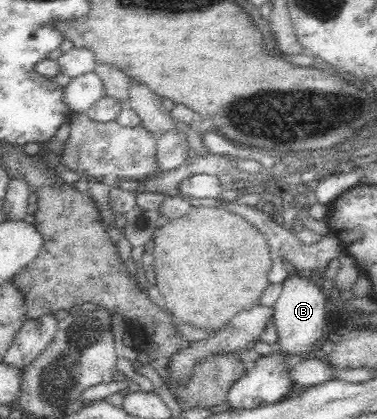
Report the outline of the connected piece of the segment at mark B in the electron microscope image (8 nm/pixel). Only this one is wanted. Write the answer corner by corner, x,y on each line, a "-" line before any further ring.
289,269
289,274
281,283
280,296
274,304
274,327
279,339
276,350
282,350
295,357
306,357
318,341
323,339
325,308
328,296
320,290
320,282
311,273

